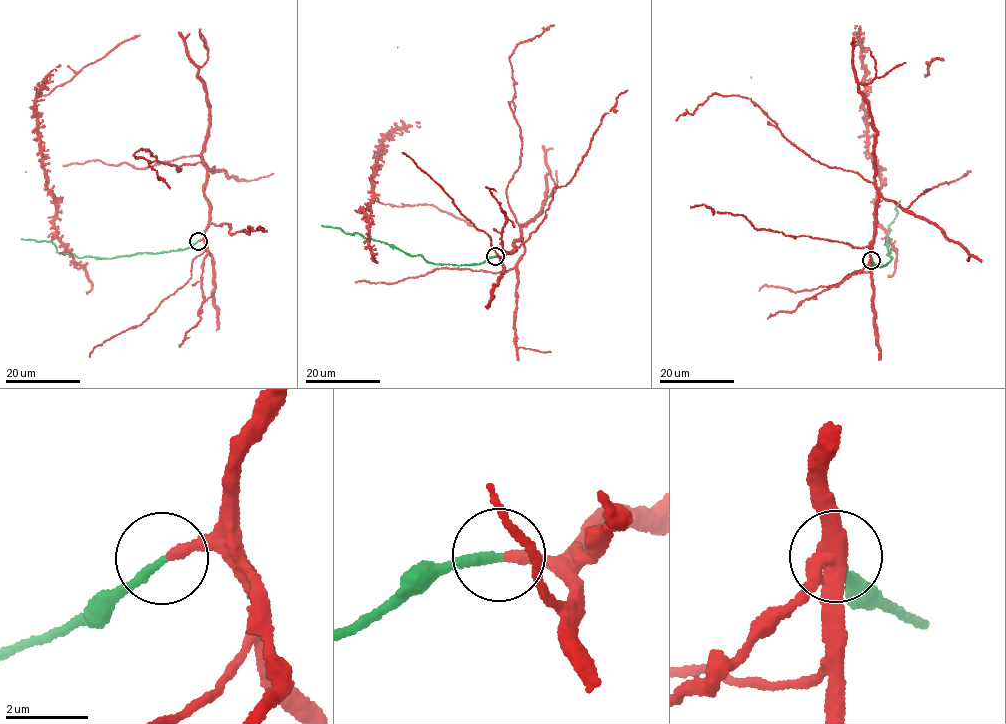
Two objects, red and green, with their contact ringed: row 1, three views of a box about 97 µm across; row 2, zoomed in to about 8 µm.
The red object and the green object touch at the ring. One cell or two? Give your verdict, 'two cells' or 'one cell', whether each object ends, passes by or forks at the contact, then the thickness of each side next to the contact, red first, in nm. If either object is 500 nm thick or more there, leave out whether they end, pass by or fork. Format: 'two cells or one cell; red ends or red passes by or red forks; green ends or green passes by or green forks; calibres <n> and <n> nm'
one cell; red ends; green ends; calibres 260 and 220 nm

